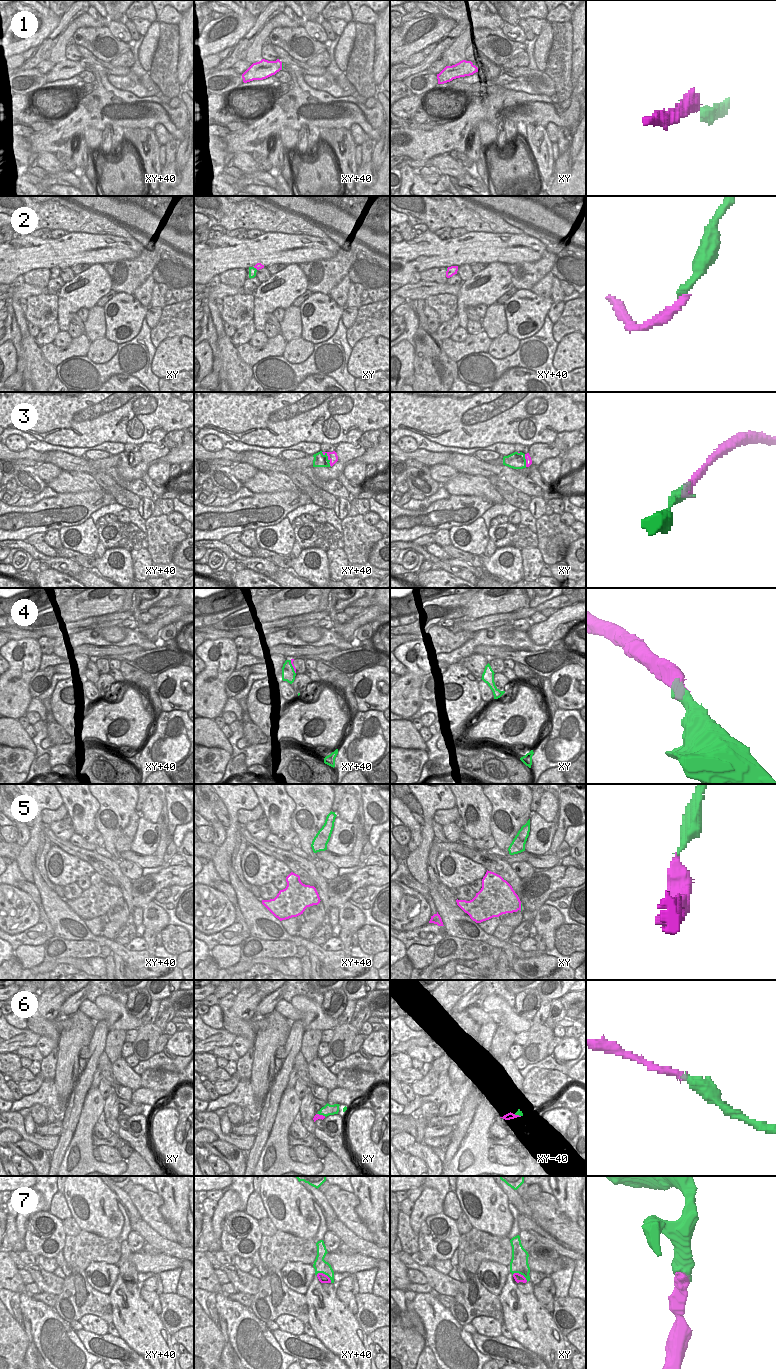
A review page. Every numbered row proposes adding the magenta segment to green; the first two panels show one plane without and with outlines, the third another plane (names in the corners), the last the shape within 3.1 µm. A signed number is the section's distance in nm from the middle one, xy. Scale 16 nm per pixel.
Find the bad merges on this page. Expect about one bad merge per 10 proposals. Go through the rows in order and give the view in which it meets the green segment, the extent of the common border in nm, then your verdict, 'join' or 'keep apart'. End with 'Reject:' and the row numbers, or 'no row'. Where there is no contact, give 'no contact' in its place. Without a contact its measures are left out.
1: xy+40 | 110 nm | join
2: xy | 90 nm | join
3: xy+40 | 300 nm | join
4: xy+40 | 240 nm | join
5: xy | 110 nm | join
6: xy | 150 nm | join
7: xy+40 | 280 nm | join
Reject: no row

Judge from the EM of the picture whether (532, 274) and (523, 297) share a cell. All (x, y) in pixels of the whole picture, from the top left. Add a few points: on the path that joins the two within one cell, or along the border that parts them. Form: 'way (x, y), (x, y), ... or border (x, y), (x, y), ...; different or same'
border (545, 275), (529, 289), (518, 290); different

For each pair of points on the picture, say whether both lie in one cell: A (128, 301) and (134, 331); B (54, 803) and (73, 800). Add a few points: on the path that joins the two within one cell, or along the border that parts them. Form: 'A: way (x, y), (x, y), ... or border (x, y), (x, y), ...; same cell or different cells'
A: way (128, 308), (131, 324); same cell
B: border (59, 794), (63, 803); different cells

